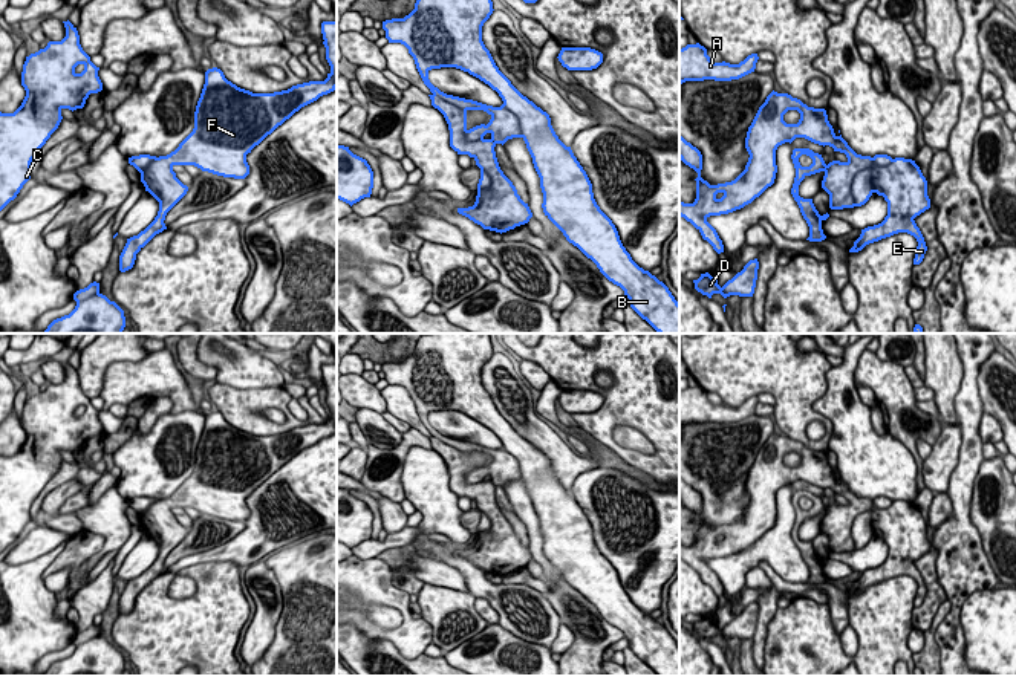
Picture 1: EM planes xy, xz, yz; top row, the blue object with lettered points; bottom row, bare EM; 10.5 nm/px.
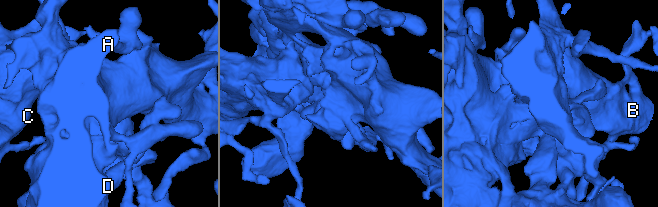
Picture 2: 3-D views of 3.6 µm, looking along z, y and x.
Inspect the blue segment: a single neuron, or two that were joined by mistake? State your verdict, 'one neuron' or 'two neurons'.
two neurons

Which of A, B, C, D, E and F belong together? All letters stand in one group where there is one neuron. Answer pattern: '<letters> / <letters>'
A B D E F / C

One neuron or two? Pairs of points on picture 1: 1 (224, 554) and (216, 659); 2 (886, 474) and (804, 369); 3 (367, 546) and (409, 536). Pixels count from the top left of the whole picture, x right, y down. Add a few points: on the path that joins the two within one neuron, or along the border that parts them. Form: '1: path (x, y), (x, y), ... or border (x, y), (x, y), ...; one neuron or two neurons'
1: border (188, 565), (233, 562), (239, 568); two neurons
2: border (833, 366), (827, 390), (813, 406), (831, 430); two neurons
3: path (378, 546), (398, 540); one neuron

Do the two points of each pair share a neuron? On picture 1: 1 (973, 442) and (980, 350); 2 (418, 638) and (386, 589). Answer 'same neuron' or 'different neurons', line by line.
1: same neuron
2: same neuron

